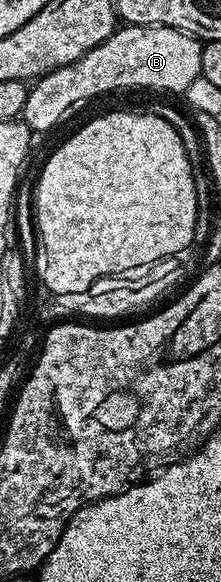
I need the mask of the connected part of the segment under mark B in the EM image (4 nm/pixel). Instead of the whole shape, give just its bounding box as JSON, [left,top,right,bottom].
[22,24,201,134]

